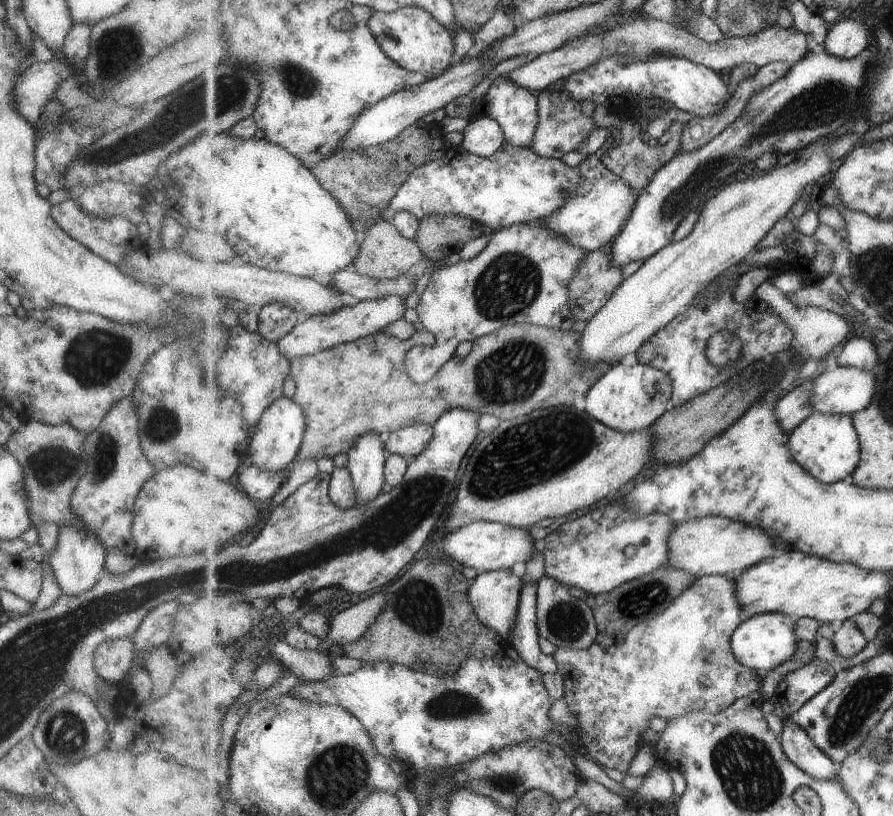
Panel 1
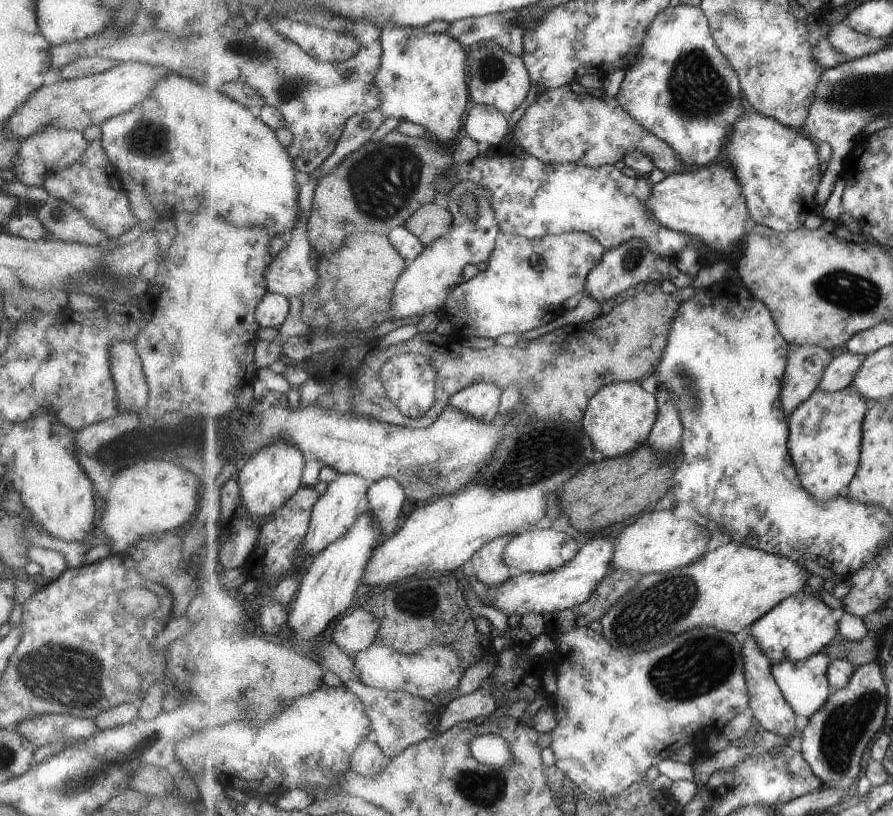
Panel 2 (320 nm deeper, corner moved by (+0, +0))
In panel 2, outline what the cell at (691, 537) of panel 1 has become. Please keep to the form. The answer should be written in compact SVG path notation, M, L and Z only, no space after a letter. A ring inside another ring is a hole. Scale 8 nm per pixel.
M671 510L647 511L634 523L627 525L614 540L612 568L627 571L635 578L649 573L672 571L708 553L706 548L711 535L711 530L699 526L693 520L677 518Z

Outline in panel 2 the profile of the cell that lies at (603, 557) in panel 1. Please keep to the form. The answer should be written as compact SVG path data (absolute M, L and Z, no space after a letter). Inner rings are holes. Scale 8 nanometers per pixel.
M599 536L599 538L590 539L579 549L578 555L570 560L562 569L553 573L513 573L507 582L498 587L488 586L488 598L490 604L511 614L519 616L539 613L540 615L552 615L573 608L578 604L585 602L597 590L597 586L607 576L612 568L612 558L615 552L615 538Z

